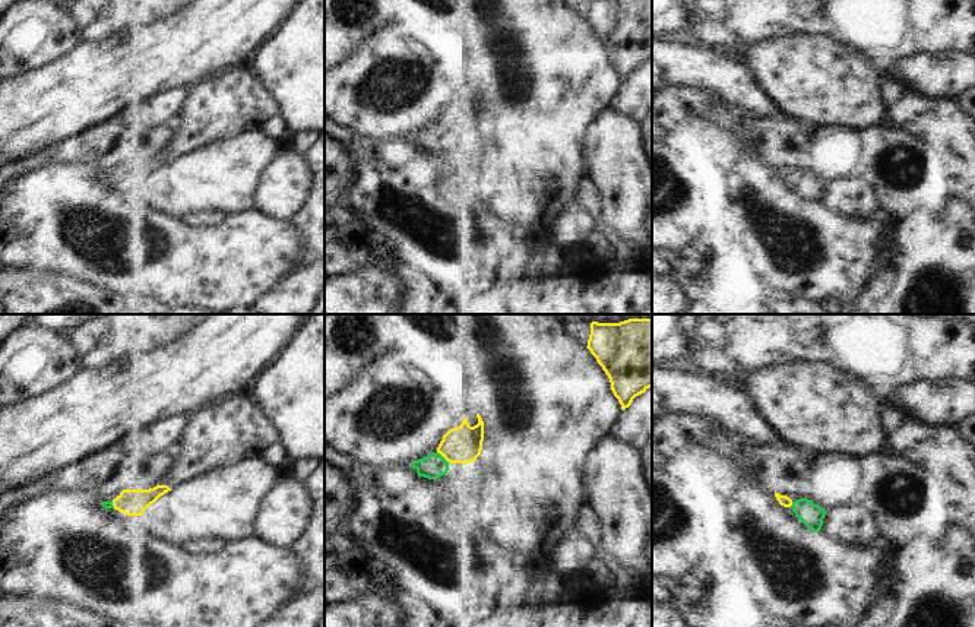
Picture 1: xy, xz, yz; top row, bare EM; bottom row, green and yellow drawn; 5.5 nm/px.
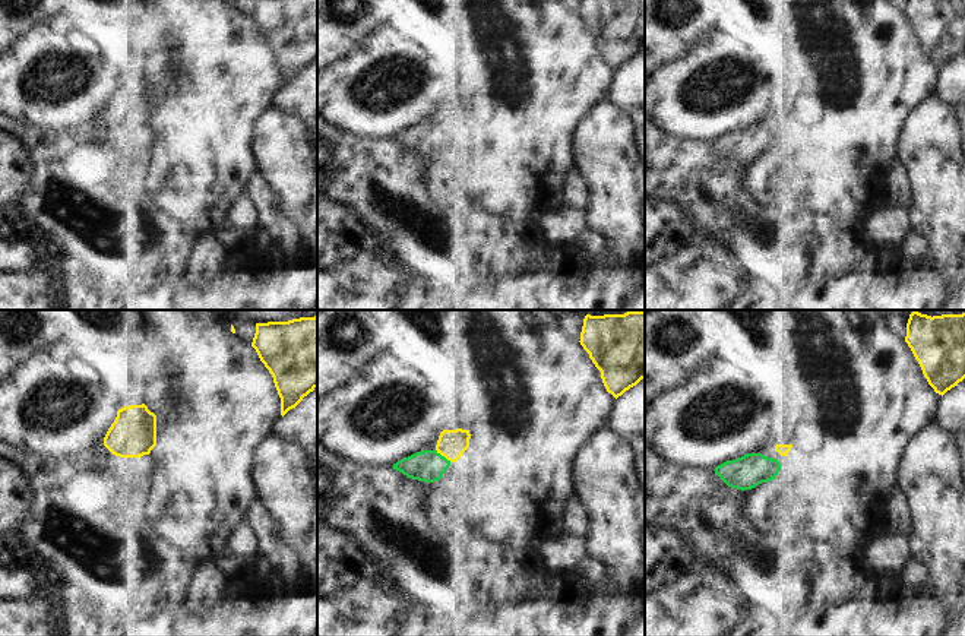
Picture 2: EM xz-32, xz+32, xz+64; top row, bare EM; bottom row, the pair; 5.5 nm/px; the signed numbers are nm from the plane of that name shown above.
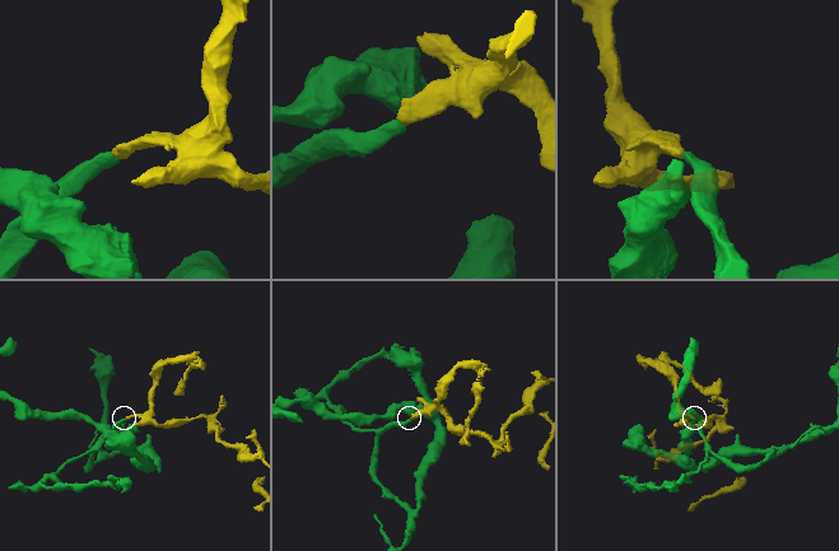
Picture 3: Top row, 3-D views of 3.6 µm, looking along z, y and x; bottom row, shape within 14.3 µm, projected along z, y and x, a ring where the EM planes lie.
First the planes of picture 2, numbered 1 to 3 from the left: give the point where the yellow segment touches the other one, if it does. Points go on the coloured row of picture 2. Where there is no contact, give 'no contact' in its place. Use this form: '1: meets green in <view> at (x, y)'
1: no contact
2: meets green in xz+32 at (443, 456)
3: no contact

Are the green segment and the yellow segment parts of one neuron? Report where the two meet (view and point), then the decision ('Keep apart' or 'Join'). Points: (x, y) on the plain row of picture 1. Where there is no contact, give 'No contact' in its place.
Touches green at xz (442, 129). Join

